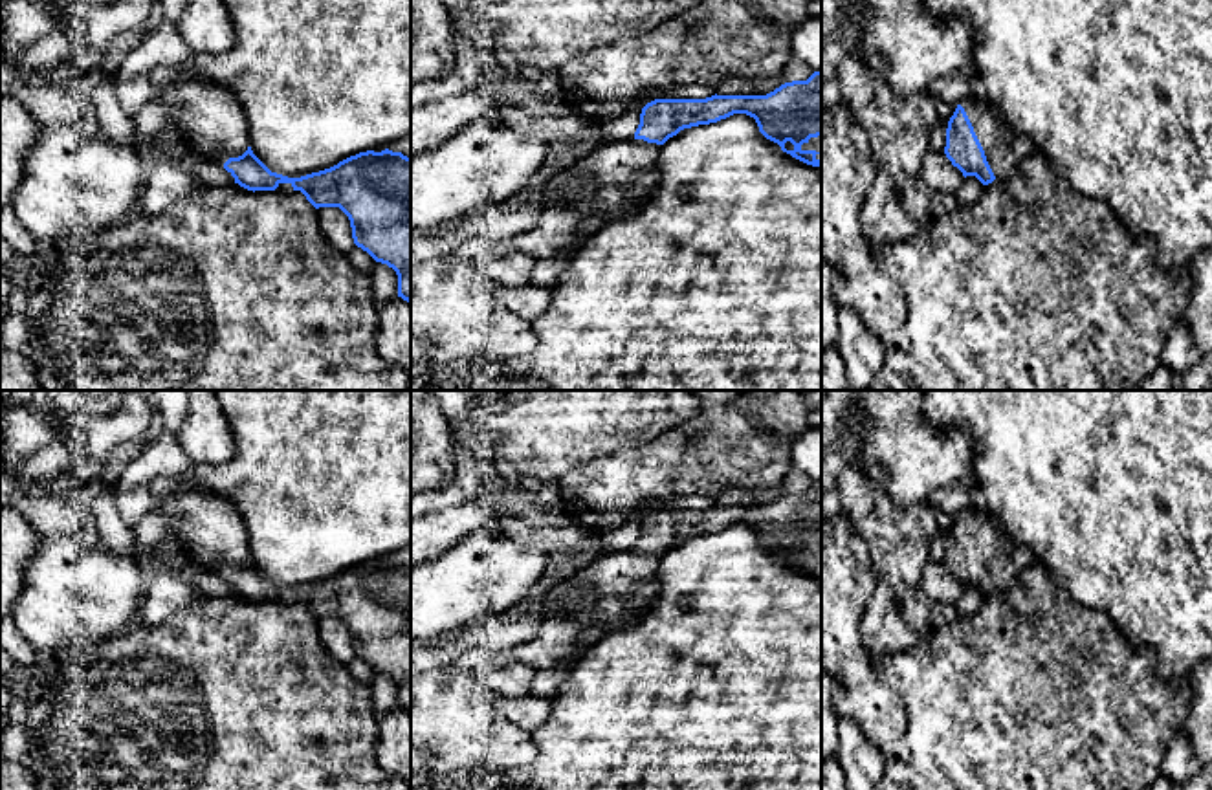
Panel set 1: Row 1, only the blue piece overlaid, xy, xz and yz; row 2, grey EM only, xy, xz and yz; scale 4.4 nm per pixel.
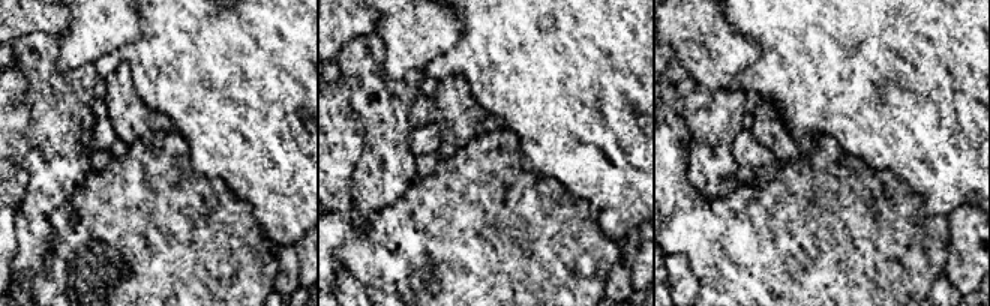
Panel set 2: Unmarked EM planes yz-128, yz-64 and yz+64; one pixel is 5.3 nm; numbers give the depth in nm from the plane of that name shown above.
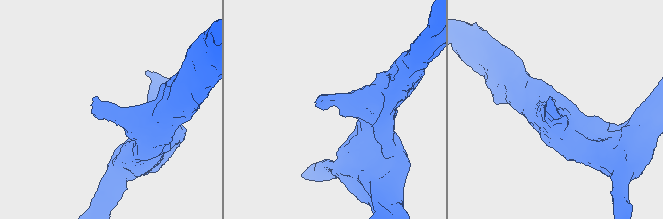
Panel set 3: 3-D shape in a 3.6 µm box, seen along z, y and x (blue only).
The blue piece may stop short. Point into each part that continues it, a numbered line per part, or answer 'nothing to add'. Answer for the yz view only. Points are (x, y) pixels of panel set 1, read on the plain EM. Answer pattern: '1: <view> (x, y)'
1: yz (1003, 561)

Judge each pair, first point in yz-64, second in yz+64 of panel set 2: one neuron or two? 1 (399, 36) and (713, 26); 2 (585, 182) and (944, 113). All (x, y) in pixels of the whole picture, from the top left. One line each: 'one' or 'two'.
1: one
2: one

